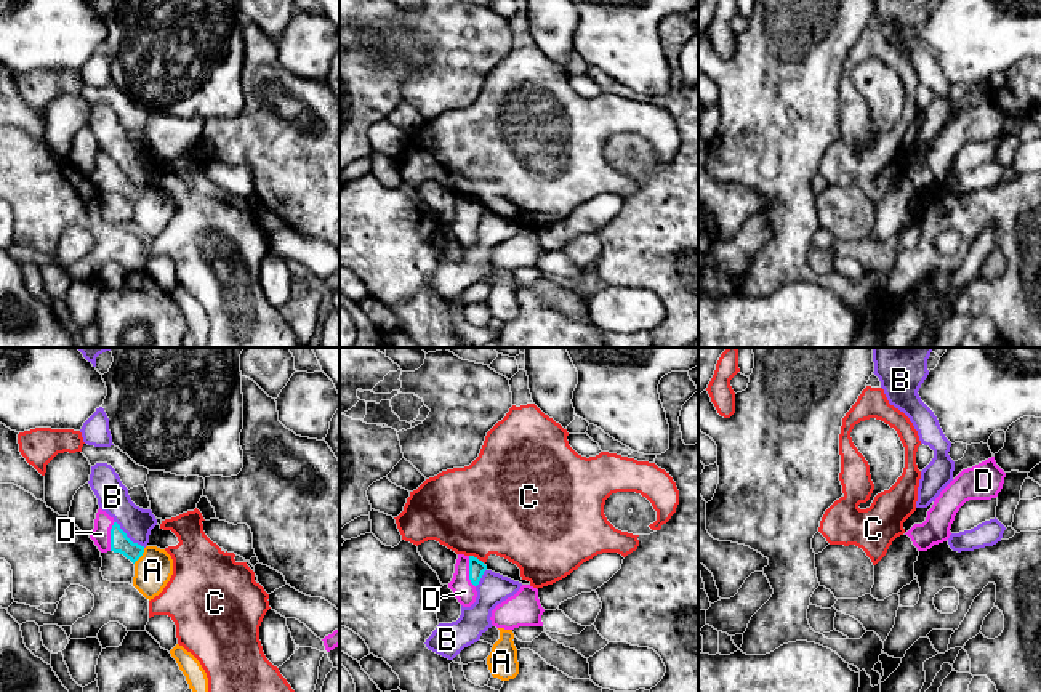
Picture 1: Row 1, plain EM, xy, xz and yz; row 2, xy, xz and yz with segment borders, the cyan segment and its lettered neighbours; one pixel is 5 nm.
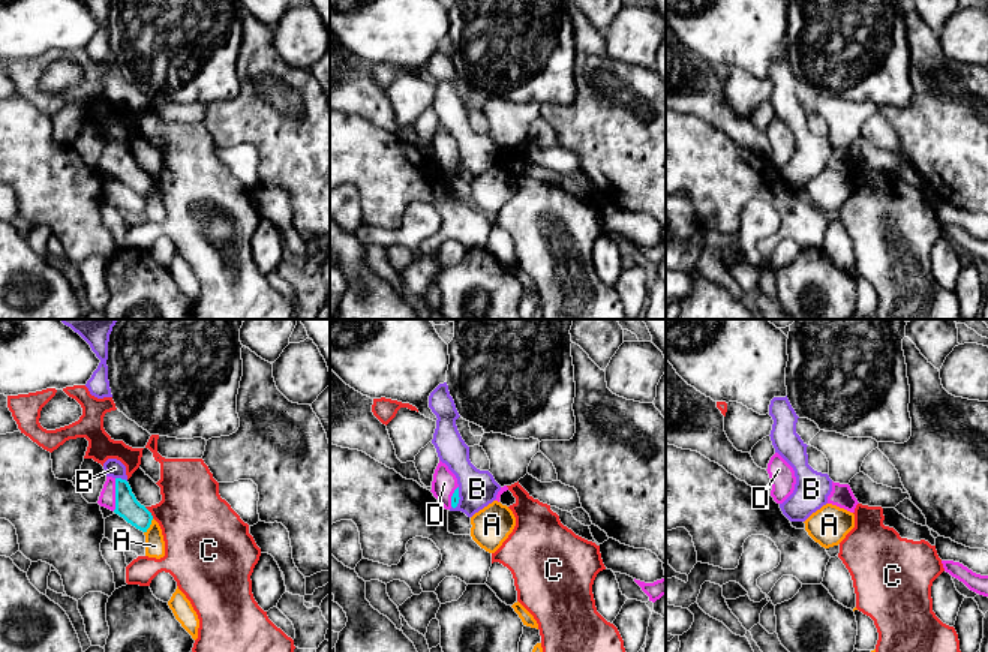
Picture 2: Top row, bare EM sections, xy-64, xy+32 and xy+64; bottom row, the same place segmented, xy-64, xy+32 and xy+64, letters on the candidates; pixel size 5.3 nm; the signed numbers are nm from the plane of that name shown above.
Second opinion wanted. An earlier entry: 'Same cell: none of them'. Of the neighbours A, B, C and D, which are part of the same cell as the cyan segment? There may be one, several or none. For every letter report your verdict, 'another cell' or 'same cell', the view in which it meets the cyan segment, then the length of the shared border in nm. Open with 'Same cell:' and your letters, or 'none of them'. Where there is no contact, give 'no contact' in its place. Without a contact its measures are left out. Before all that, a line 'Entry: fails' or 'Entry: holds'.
Entry: fails
Same cell: D
A: another cell; contact in xy; length 100 nm
B: another cell; contact in xy; length 200 nm
C: another cell; contact in xz; length 90 nm
D: same cell; contact in xz; length 160 nm

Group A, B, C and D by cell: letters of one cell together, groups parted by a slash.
A / B / C / D

